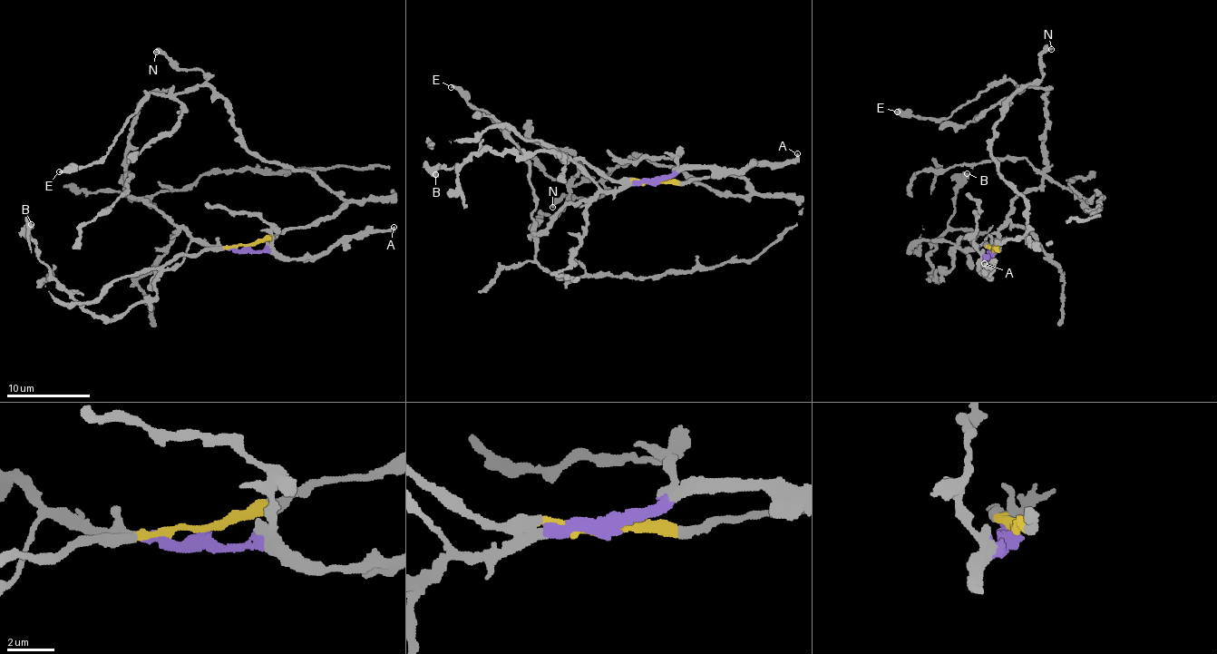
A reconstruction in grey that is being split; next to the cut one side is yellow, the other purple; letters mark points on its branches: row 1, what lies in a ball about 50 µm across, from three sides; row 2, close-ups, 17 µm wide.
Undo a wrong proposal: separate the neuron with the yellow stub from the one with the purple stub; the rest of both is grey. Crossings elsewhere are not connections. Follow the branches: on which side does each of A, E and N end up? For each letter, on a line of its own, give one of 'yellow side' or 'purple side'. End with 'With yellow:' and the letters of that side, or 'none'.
A: purple side
E: yellow side
N: yellow side
With yellow: E, N

